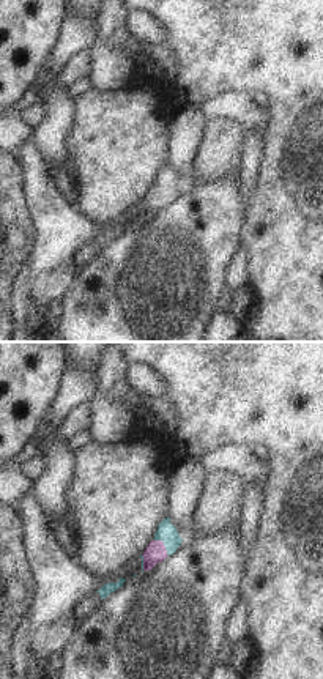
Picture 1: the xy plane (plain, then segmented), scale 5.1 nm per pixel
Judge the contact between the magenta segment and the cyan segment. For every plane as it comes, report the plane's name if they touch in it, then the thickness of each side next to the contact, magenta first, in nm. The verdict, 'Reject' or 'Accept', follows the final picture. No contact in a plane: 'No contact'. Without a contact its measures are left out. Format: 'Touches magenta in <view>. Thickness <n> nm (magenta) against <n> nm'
Touches magenta in xy. Thickness 100 nm (magenta) against 100 nm

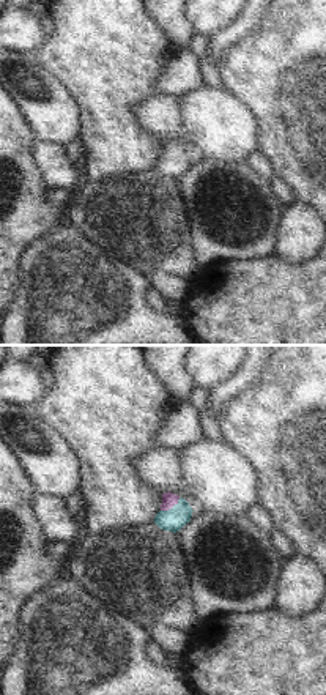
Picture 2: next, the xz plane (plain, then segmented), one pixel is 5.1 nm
Touches magenta in xz. Thickness 80 nm (magenta) against 120 nm

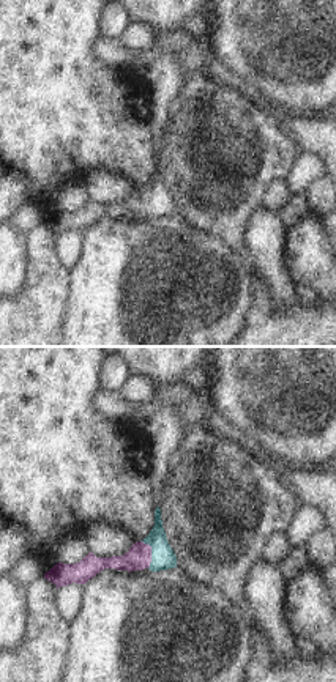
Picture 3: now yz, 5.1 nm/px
Touches magenta in yz. Thickness 130 nm (magenta) against 120 nm

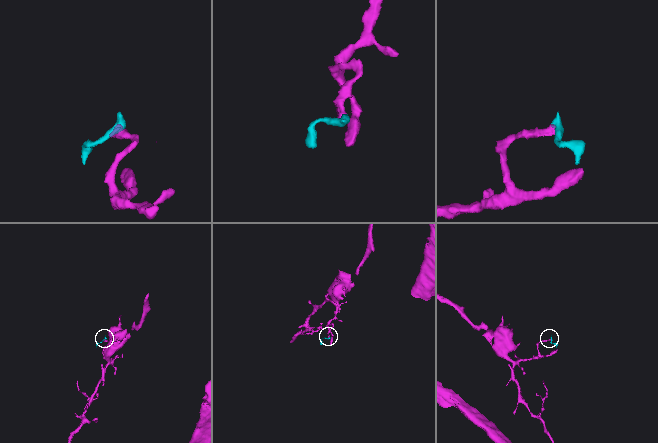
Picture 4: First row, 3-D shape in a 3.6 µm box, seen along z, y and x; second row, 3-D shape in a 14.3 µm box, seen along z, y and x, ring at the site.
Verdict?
Accept

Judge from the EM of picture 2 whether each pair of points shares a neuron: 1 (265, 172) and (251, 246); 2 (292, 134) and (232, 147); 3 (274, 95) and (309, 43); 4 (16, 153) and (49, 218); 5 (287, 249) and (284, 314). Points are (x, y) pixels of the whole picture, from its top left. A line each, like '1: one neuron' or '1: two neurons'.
1: two neurons
2: two neurons
3: one neuron
4: one neuron
5: two neurons

